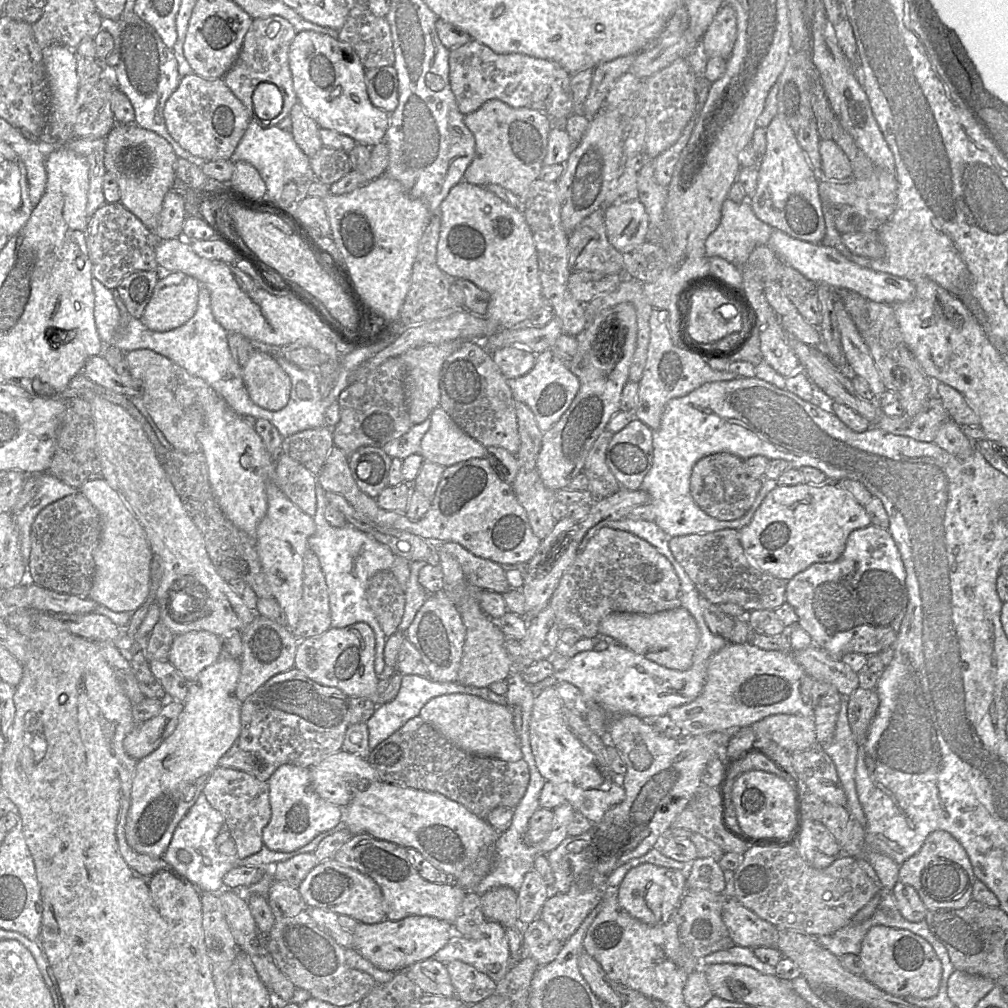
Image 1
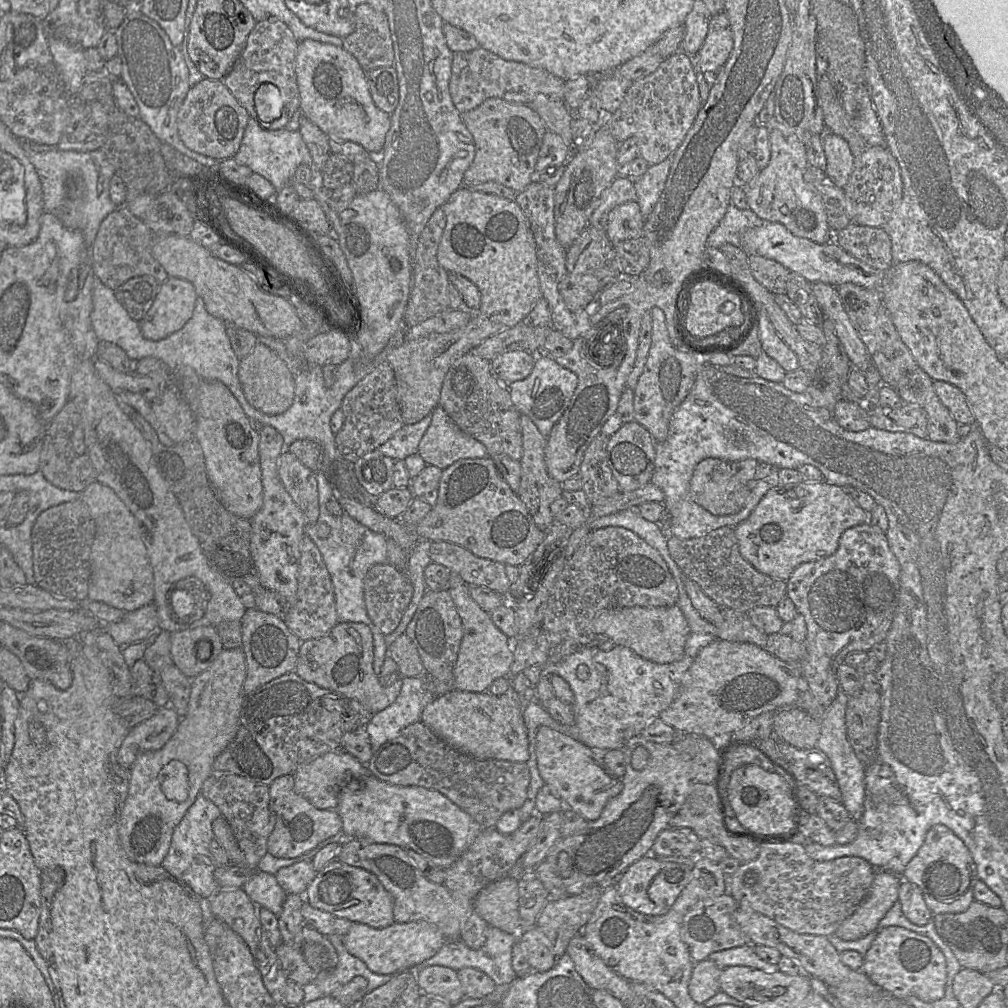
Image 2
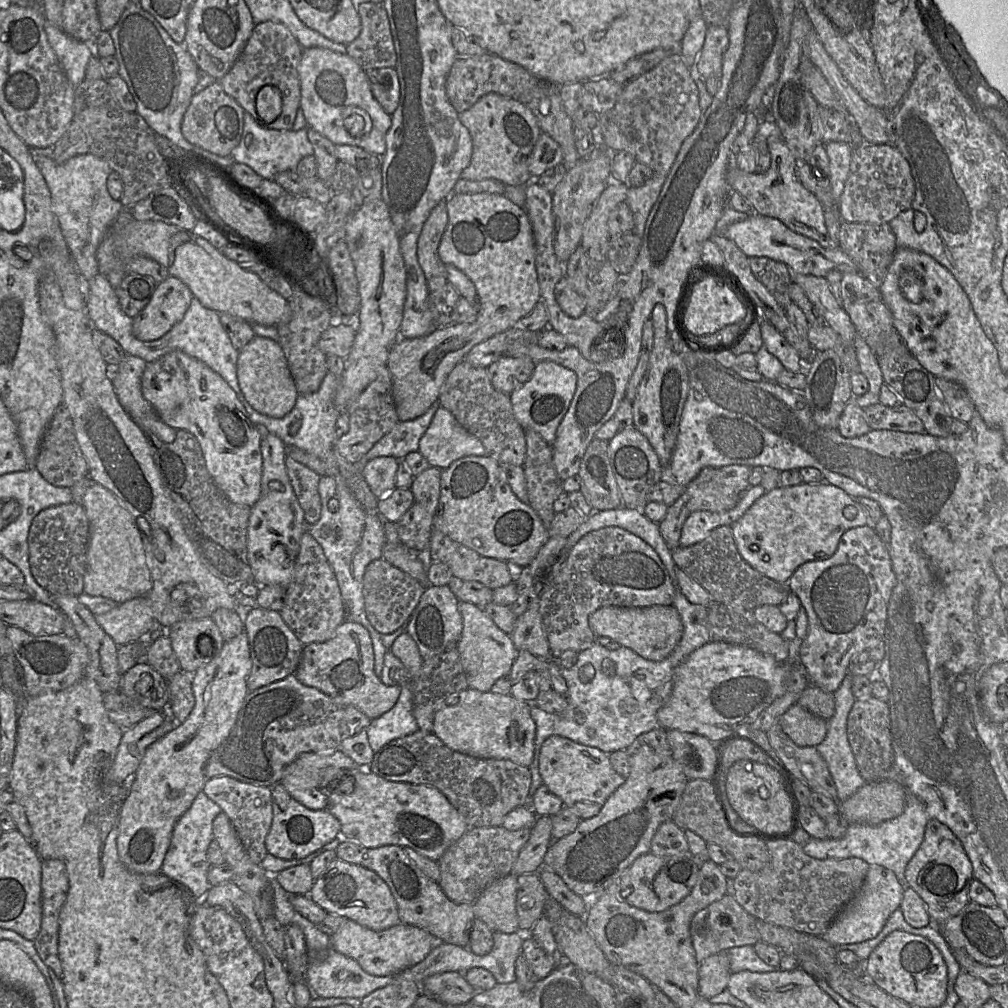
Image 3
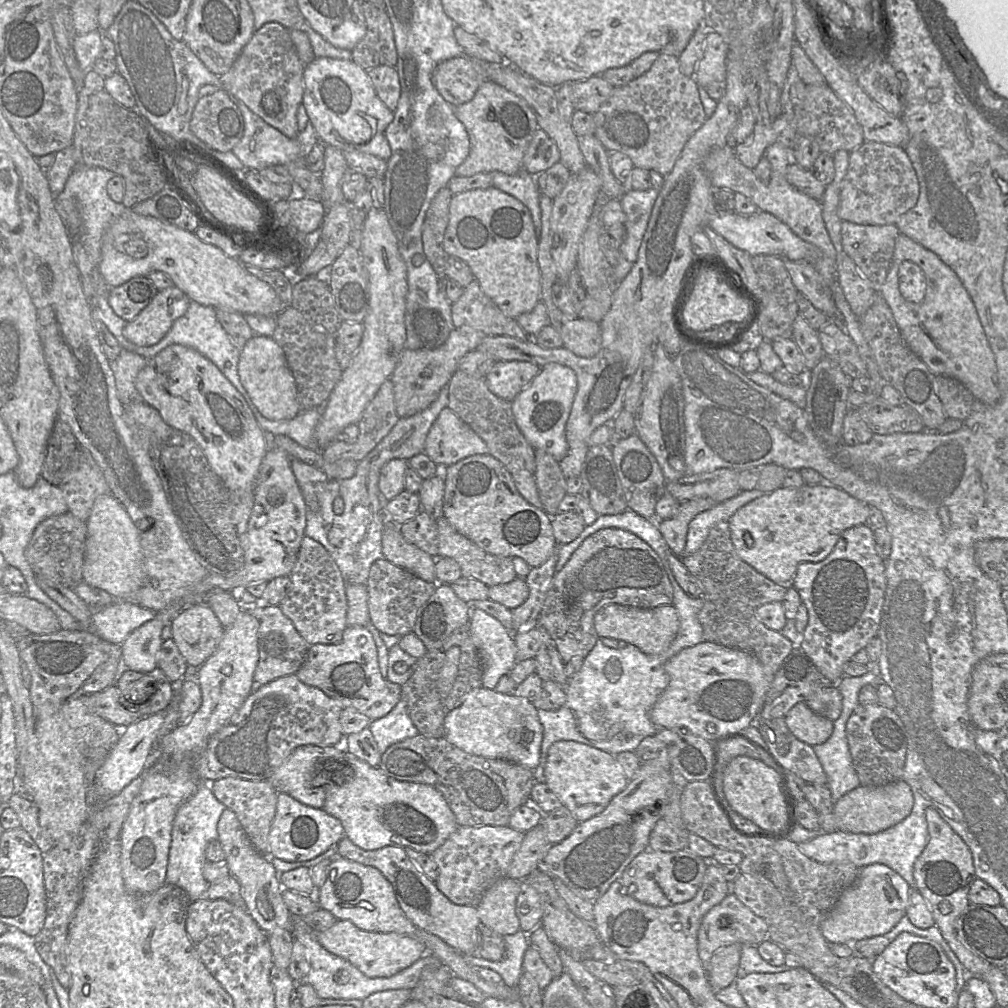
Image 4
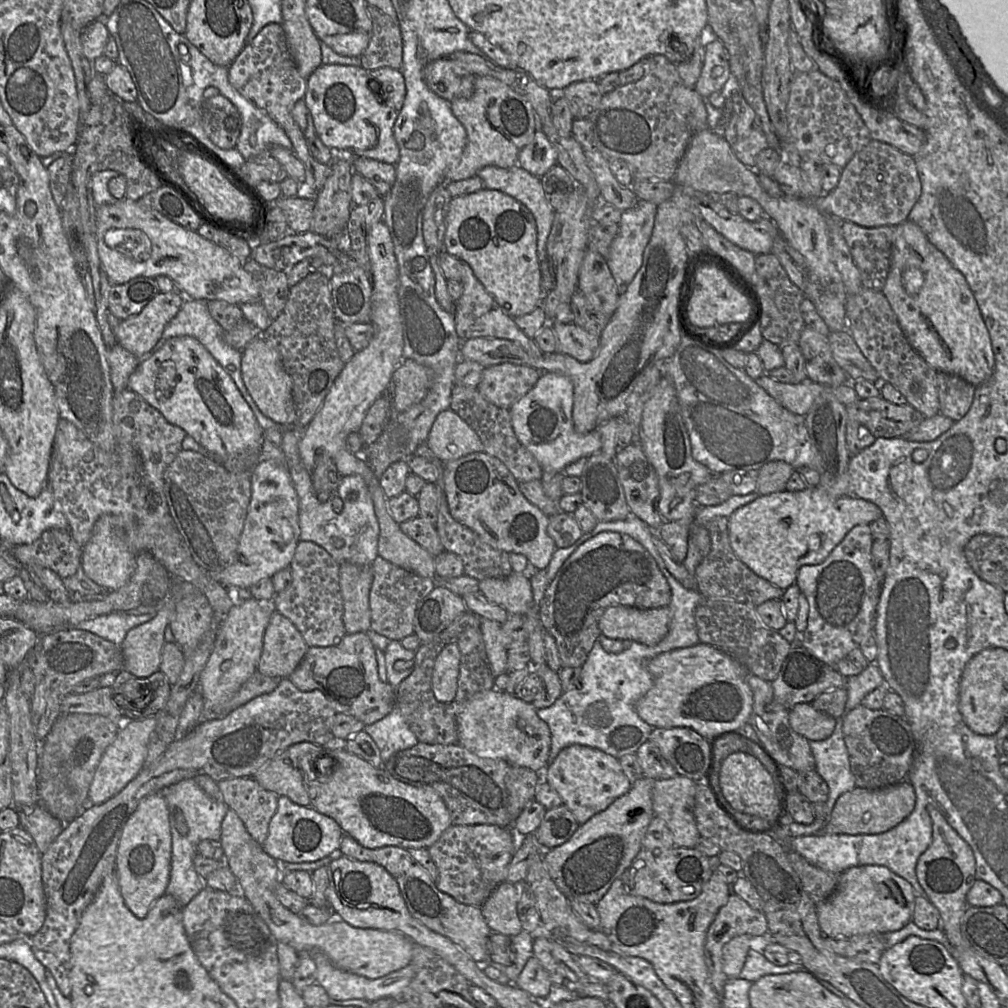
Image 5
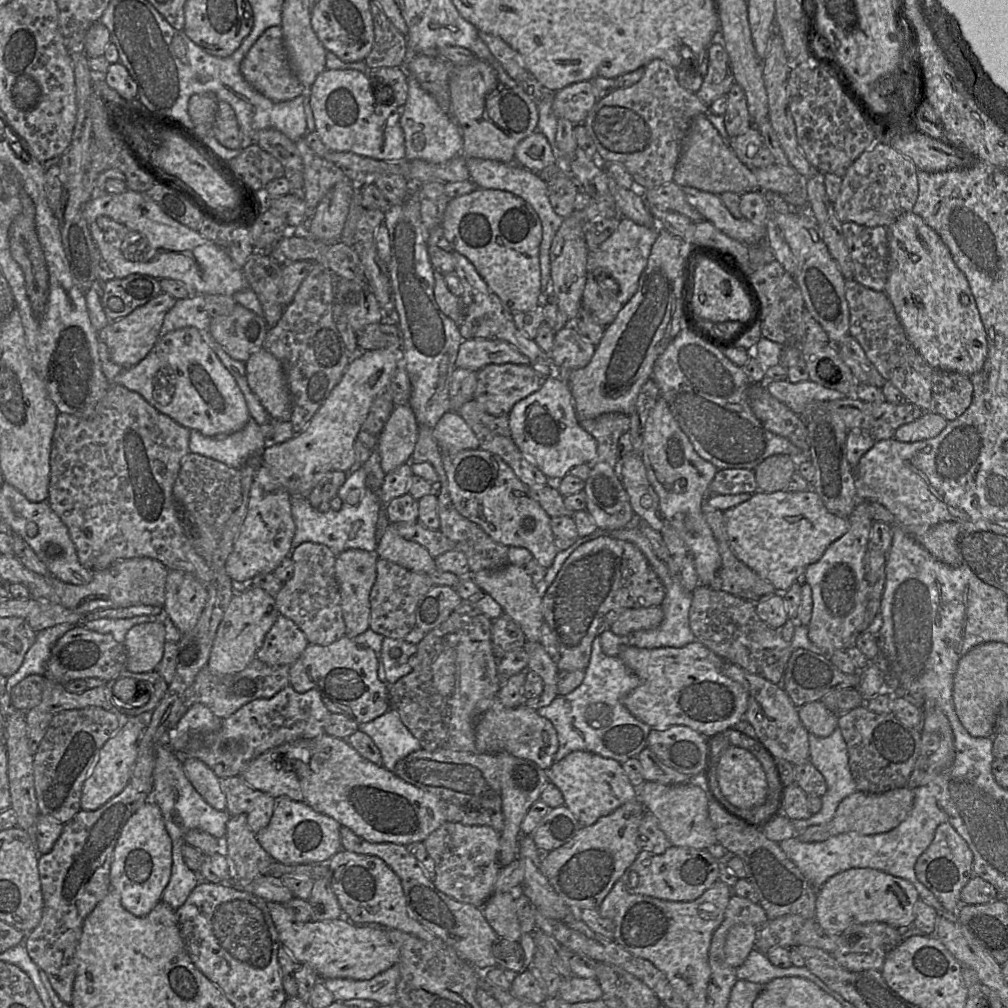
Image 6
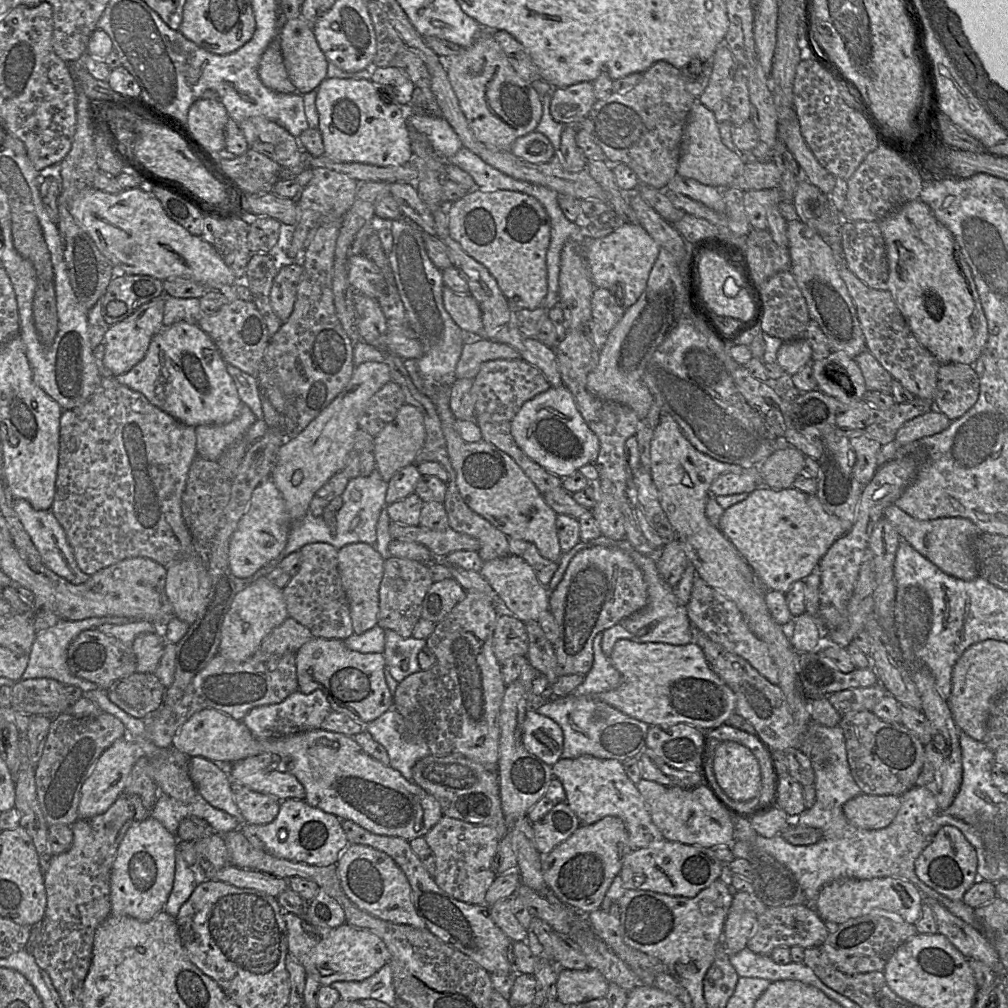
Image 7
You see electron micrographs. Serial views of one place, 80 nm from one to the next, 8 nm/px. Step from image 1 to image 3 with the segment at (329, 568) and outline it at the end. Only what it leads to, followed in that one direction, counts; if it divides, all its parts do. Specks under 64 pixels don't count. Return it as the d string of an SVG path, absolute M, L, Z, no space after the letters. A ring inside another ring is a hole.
M321 476L318 492L321 500L320 519L314 524L306 525L306 531L320 544L335 574L346 607L346 619L360 623L370 633L375 654L374 670L379 678L388 649L382 642L381 634L374 629L367 618L363 597L363 577L367 566L372 561L382 558L383 546L386 543L385 520L379 514L378 508L365 510L347 485L335 477ZM332 498L338 499L340 504L339 510L335 513L328 509L328 502ZM322 530L330 530L328 538L322 537Z

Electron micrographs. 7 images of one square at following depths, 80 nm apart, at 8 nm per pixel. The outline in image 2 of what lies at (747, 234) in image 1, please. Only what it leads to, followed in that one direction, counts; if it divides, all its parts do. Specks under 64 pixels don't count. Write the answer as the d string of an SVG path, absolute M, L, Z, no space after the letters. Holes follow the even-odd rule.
M729 204L723 218L716 228L709 234L706 247L720 248L724 244L740 246L742 234L764 223L749 208L740 210L733 204Z

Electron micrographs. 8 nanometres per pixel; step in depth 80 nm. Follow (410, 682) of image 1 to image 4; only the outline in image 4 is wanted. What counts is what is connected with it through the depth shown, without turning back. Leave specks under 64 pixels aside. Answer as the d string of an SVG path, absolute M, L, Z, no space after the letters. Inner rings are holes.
M403 699L385 716L371 720L367 728L371 731L380 754L389 746L419 734L406 712L406 702Z

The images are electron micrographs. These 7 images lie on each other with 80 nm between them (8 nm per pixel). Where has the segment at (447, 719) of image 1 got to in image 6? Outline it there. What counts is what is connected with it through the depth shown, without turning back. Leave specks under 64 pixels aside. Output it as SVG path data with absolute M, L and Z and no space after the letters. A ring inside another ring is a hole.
M495 698L478 719L475 737L476 748L480 753L507 752L515 757L530 760L544 770L548 770L553 765L559 748L556 729L547 718L540 716L525 703L516 708L507 708L499 698Z

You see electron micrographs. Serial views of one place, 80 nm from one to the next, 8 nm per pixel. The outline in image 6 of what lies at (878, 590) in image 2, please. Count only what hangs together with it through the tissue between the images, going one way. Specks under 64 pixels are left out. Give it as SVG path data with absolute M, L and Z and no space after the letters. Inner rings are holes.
M860 500L849 517L847 533L833 542L821 559L810 564L803 575L802 581L811 587L813 599L812 616L807 626L808 637L826 655L856 646L856 640L862 633L868 596L864 558L873 523L870 503Z

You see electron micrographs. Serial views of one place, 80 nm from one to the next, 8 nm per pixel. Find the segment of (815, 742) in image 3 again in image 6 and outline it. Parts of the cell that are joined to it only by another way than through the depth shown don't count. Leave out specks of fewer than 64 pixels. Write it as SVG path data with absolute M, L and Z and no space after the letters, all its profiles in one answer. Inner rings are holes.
M820 700L798 707L801 723L808 731L818 737L828 737L838 727L838 717Z

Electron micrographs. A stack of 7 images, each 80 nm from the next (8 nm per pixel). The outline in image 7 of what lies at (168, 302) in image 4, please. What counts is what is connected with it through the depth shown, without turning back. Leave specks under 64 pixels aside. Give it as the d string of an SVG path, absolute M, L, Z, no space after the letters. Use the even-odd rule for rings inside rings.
M162 293L150 302L140 306L130 316L110 326L105 332L102 341L104 346L102 363L113 376L128 372L144 358L152 338L163 328L162 321L166 295Z

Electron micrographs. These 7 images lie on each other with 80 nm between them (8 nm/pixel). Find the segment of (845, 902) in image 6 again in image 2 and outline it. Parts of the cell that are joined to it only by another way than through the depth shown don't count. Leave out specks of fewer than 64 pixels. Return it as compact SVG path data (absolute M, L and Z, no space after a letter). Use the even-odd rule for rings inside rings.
M876 870L869 895L834 934L842 940L853 941L876 930L880 920L898 902L902 881L901 877L891 872Z

